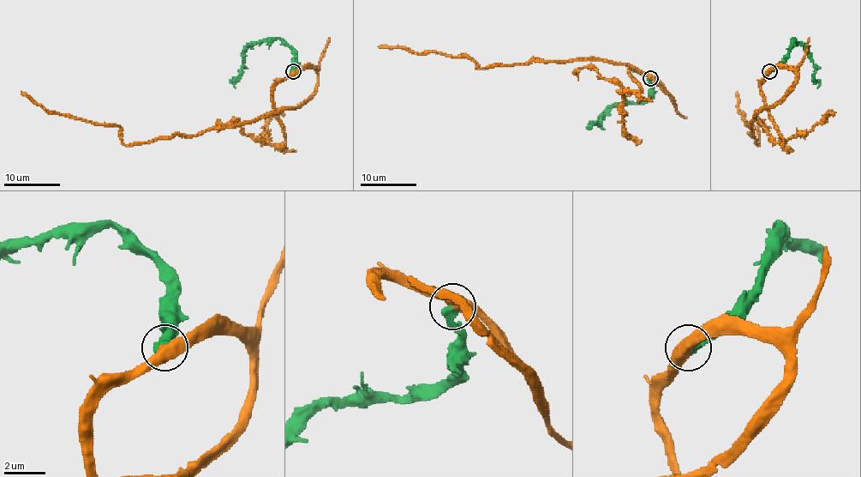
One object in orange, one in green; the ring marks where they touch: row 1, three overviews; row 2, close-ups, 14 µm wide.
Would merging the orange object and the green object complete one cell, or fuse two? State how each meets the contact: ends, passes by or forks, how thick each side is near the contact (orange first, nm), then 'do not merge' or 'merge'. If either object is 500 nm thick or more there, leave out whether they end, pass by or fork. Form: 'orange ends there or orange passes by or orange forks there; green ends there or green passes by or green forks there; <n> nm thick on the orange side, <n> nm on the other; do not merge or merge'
550 nm thick on the orange side, 480 nm on the other; merge

